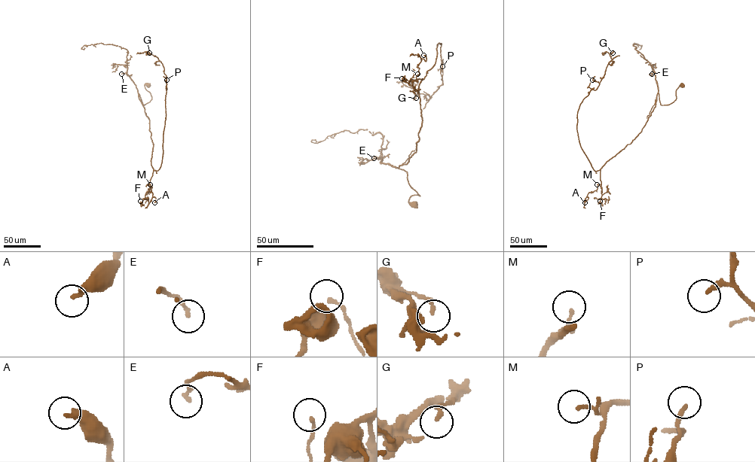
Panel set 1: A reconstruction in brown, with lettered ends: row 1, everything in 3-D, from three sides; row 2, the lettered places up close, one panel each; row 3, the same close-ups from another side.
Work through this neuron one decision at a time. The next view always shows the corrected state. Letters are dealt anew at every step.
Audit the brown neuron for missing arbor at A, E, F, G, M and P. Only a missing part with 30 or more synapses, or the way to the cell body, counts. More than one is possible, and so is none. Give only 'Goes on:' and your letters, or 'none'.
Goes on: none

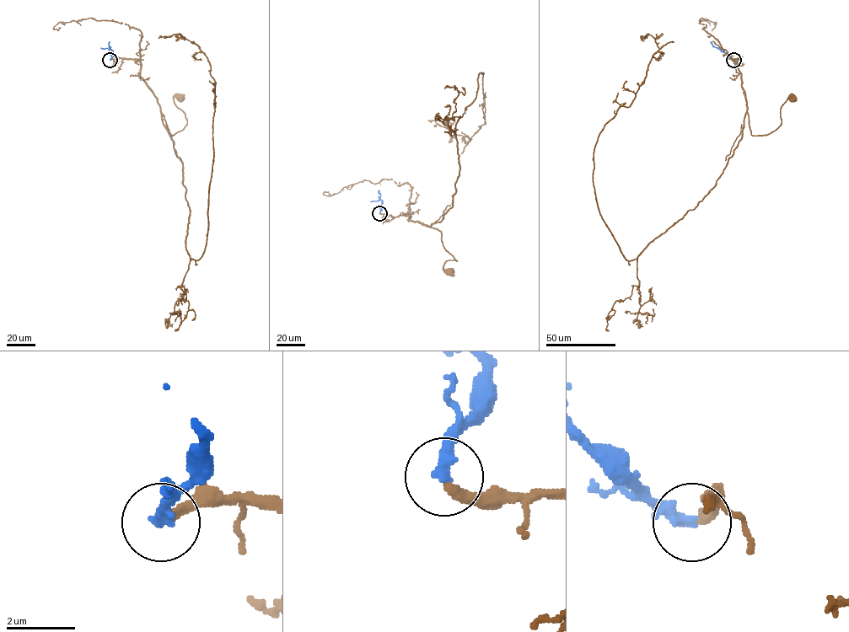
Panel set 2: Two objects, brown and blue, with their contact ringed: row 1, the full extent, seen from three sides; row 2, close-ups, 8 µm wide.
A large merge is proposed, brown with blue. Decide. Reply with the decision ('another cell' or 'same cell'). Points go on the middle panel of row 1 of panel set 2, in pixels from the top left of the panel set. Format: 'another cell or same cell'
same cell

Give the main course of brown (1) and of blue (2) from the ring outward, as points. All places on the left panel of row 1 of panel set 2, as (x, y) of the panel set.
1: (110, 60), (140, 62), (140, 77), (171, 136), (186, 125), (174, 104), (180, 97)
2: (110, 60), (112, 50), (110, 41)

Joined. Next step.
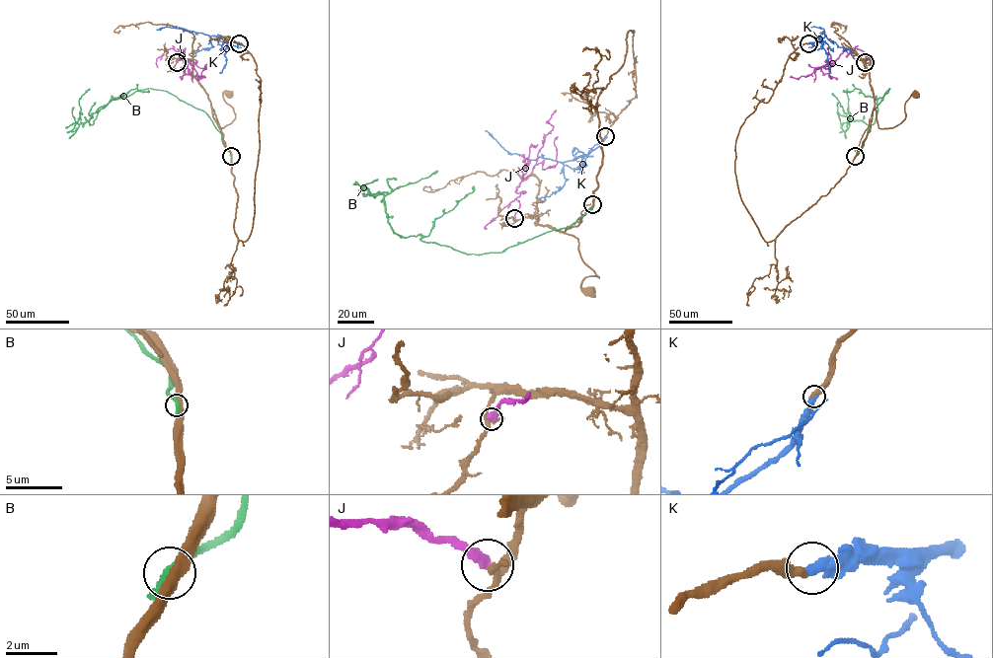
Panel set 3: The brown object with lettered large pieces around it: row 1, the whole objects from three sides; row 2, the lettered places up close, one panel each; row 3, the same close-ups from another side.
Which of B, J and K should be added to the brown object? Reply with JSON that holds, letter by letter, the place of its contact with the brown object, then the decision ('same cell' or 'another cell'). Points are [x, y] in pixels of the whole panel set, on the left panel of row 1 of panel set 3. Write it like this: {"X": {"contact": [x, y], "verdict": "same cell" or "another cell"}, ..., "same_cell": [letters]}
{"B": {"contact": [231, 156], "verdict": "another cell"}, "J": {"contact": [177, 62], "verdict": "another cell"}, "K": {"contact": [239, 43], "verdict": "same cell"}, "same_cell": ["K"]}

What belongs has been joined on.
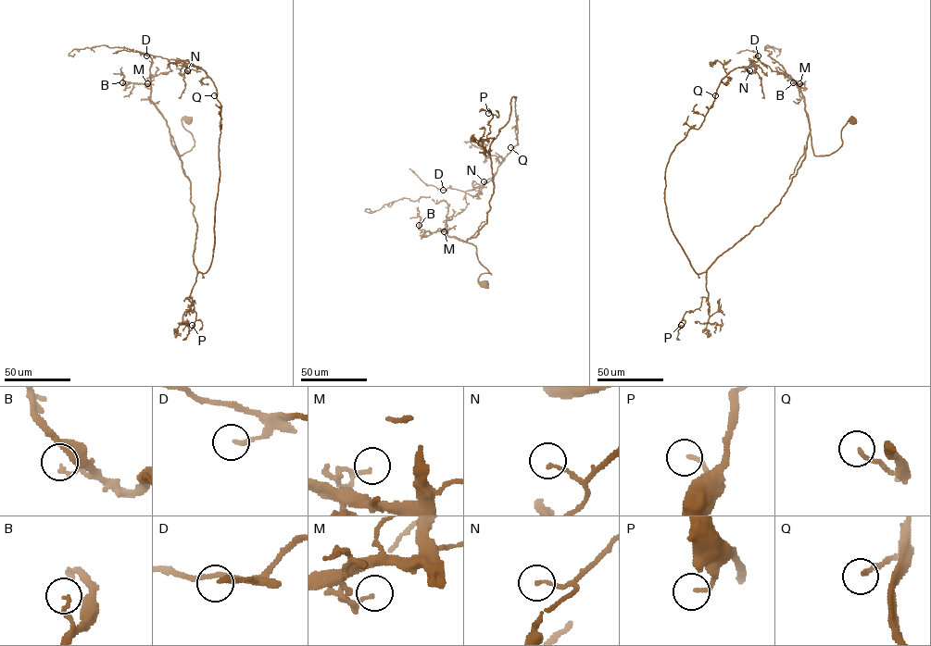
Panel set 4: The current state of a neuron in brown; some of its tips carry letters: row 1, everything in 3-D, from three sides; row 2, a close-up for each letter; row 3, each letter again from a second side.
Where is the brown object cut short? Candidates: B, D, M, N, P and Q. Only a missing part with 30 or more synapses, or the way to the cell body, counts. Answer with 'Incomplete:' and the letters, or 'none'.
Incomplete: Q

